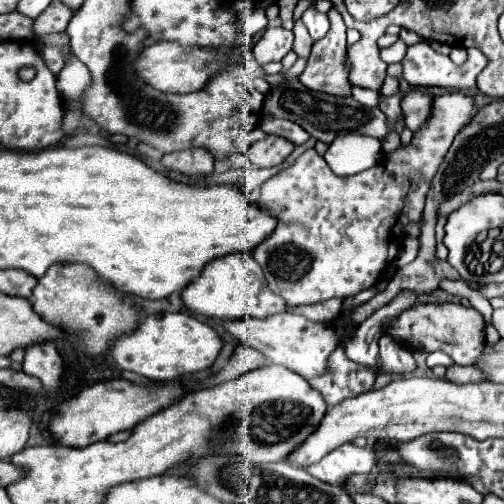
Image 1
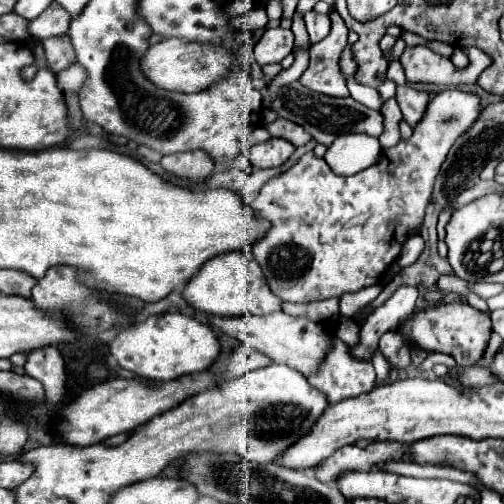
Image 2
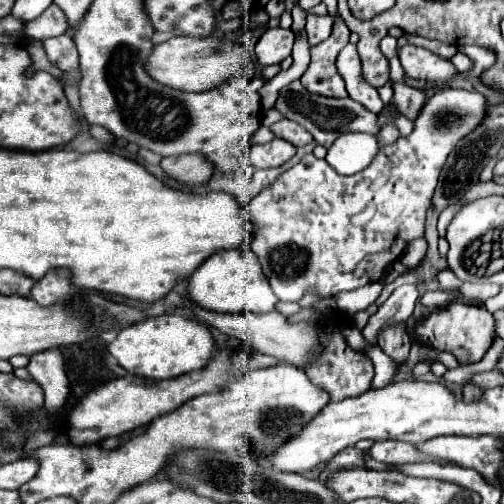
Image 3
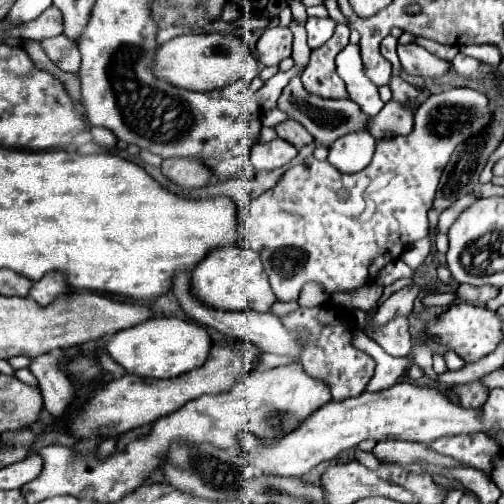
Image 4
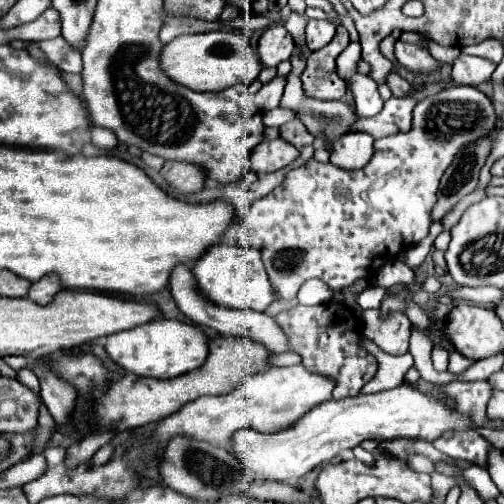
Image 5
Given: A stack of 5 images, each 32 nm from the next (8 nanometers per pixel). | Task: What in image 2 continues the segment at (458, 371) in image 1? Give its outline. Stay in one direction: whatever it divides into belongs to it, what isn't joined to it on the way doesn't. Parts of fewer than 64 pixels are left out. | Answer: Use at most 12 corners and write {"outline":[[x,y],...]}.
{"outline":[[464,368],[462,386],[490,386],[498,380],[488,370]]}

